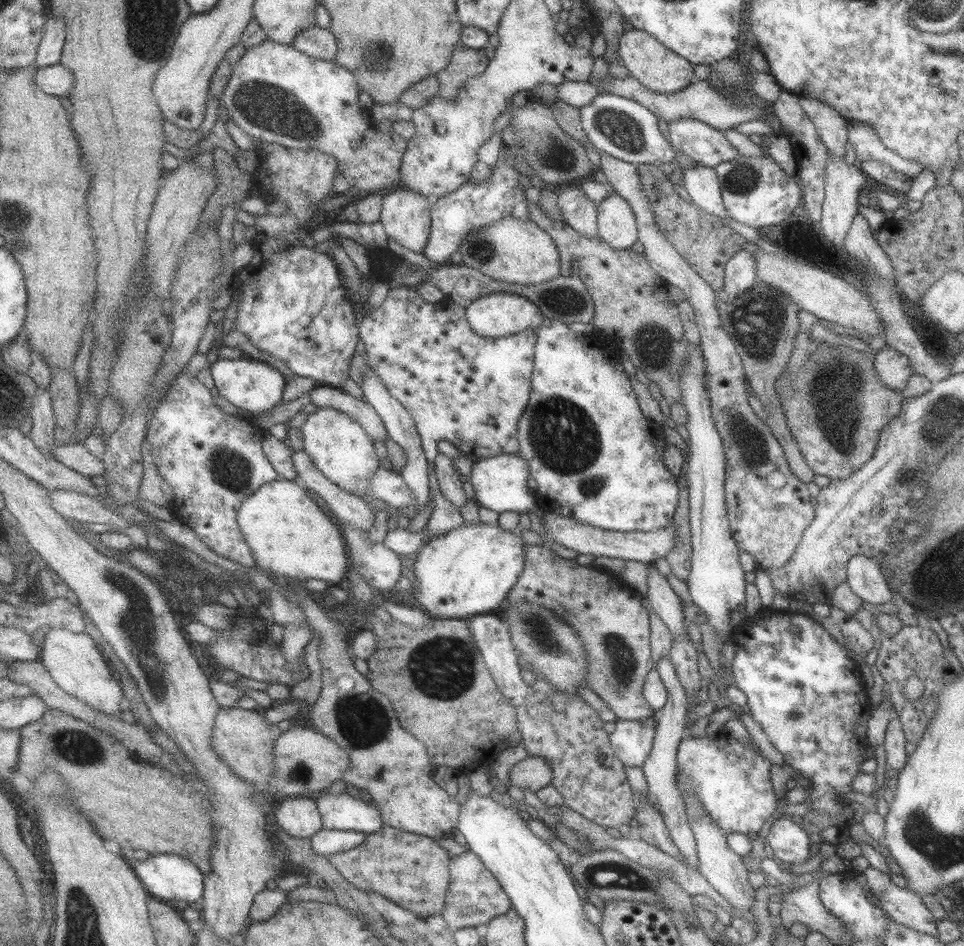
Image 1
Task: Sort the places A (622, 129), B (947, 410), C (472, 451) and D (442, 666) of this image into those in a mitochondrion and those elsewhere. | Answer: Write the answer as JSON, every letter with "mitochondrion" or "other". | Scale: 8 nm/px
{"A":"mitochondrion","B":"mitochondrion","C":"other","D":"mitochondrion"}

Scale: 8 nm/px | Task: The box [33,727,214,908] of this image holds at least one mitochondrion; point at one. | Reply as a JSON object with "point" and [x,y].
{"point":[75,747]}

